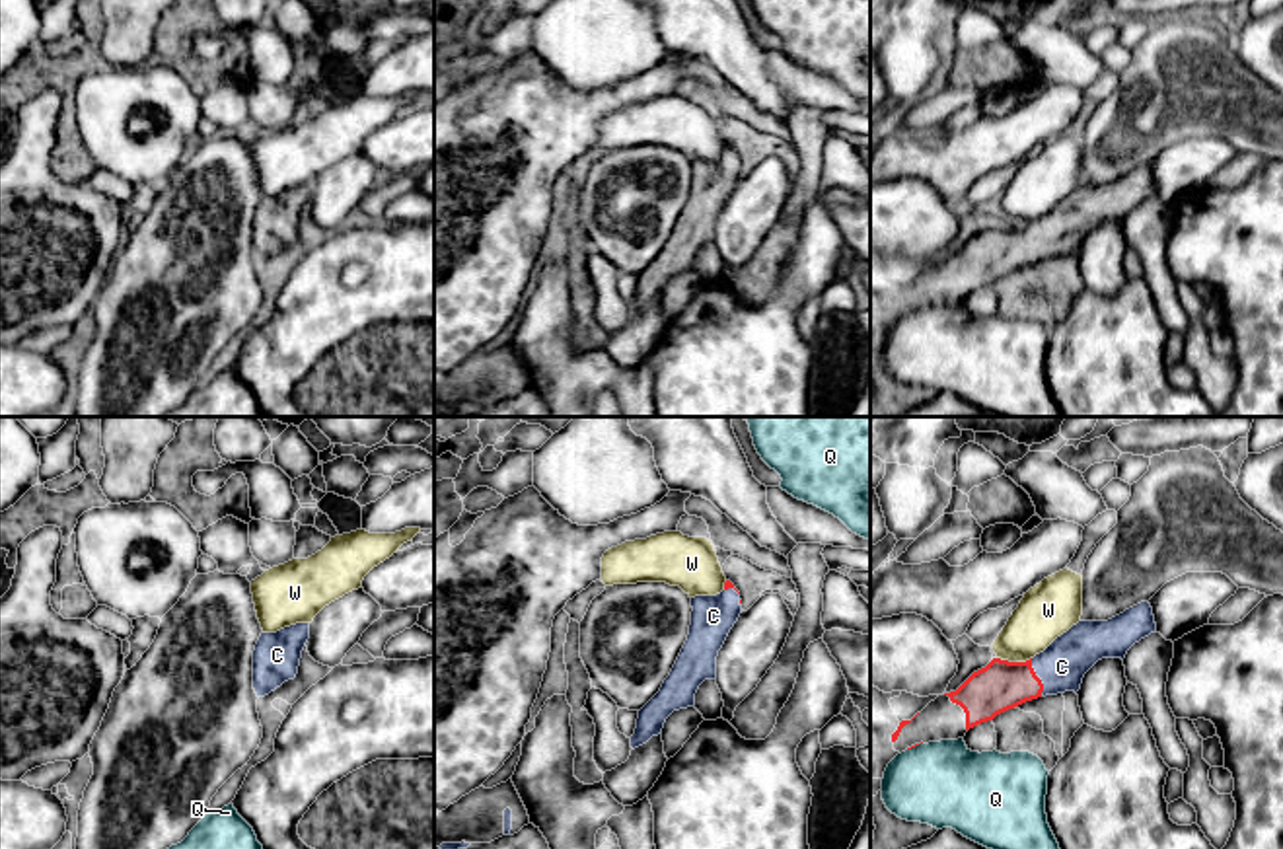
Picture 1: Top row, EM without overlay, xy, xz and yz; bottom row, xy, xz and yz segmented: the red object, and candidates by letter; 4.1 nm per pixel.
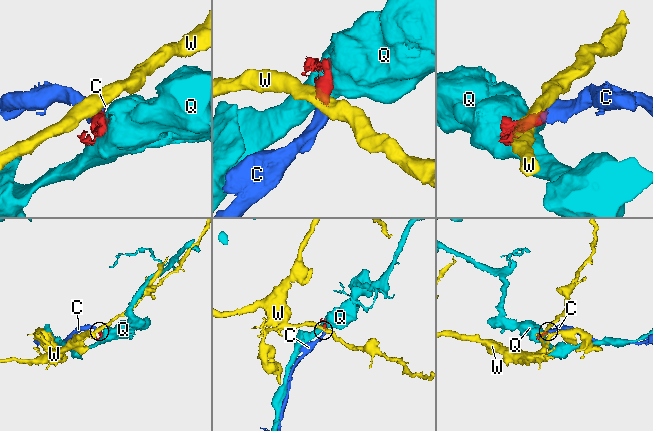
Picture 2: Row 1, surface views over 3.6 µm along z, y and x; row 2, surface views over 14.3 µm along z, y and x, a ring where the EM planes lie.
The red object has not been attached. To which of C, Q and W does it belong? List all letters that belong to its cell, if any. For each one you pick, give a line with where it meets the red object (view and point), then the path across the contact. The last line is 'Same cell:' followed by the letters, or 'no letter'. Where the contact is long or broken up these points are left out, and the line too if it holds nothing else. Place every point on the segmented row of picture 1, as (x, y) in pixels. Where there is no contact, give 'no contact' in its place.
C: contact yz (1036, 676); way yz (999, 686), (1036, 676), (1062, 666)
Same cell: C

